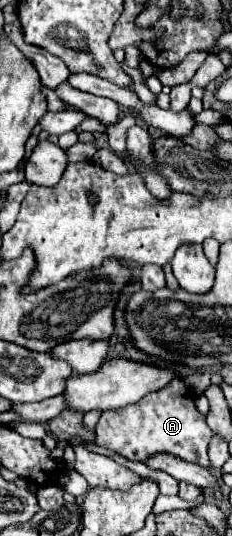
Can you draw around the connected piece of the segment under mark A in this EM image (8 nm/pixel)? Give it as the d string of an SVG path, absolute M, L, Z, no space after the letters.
M175 378L163 390L147 394L133 406L123 406L121 410L105 410L95 428L97 446L109 448L127 460L145 462L157 452L169 452L203 468L211 468L207 458L207 444L211 434L213 432L209 430L205 416L195 408L193 396L181 378Z

